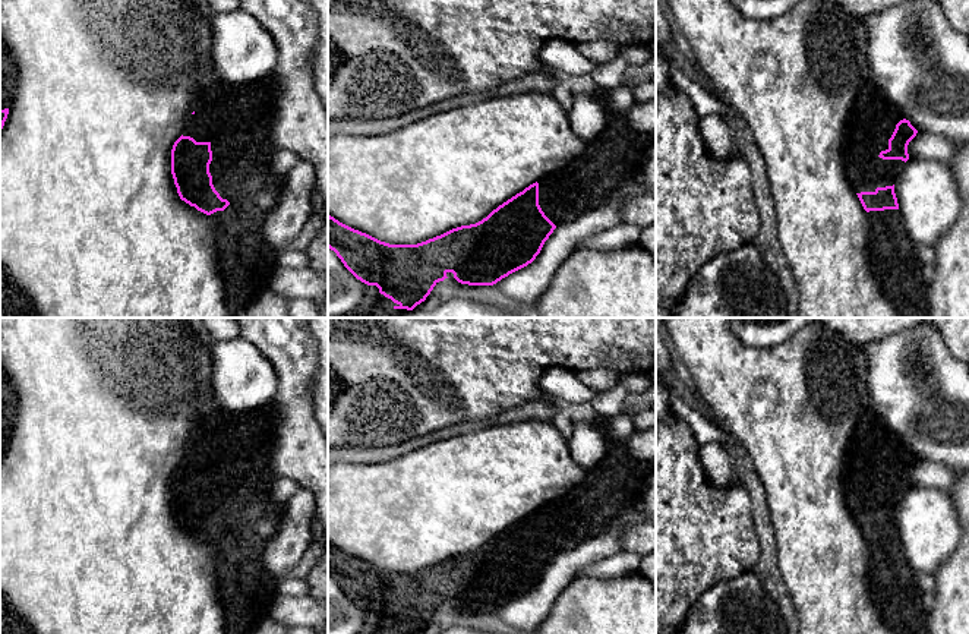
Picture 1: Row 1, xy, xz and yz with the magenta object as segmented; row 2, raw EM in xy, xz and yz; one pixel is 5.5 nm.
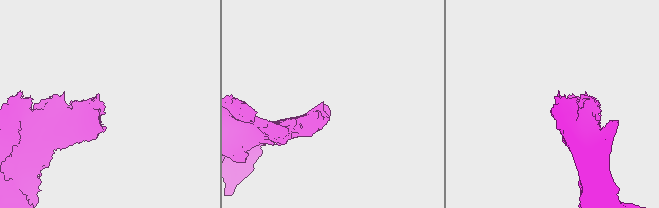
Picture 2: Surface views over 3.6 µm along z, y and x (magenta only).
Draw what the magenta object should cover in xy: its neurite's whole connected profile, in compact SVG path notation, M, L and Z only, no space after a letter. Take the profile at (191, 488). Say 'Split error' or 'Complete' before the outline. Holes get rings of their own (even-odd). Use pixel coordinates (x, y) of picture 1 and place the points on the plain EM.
Split error. M275 401L240 414L211 413L171 477L171 502L182 529L211 545L217 556L217 590L228 634L247 634L263 618L277 594L277 580L262 568L263 551L278 534L287 510L272 498L274 473L269 454L274 445Z

